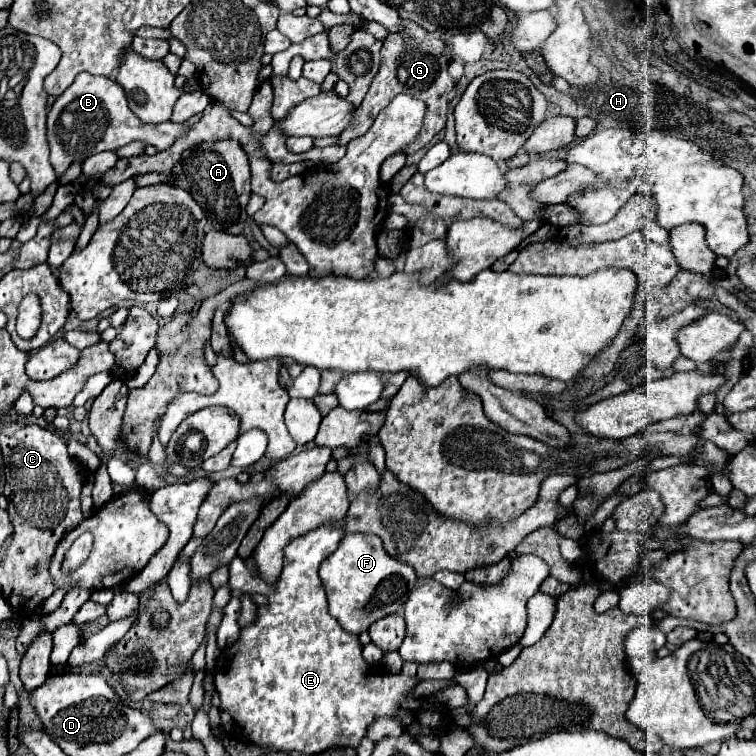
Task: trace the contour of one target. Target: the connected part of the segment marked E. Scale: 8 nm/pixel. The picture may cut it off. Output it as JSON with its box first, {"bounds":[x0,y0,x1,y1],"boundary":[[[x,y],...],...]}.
{"bounds":[214,521,442,755],"boundary":[[[338,521],[338,523],[328,523],[328,525],[324,525],[324,527],[318,527],[318,529],[310,531],[310,533],[306,533],[306,535],[300,535],[298,539],[292,539],[292,541],[288,543],[288,547],[284,549],[284,571],[282,571],[278,583],[272,585],[272,587],[268,587],[262,579],[254,577],[254,575],[250,573],[248,565],[246,565],[240,557],[234,557],[234,561],[230,563],[230,581],[228,581],[230,587],[236,587],[236,589],[242,589],[242,591],[250,591],[250,593],[262,593],[262,595],[266,595],[268,601],[270,601],[266,607],[258,607],[258,619],[256,619],[250,627],[244,627],[244,629],[240,631],[240,639],[238,639],[230,649],[224,651],[224,655],[222,655],[222,657],[218,659],[218,663],[216,663],[216,673],[214,673],[214,675],[216,675],[216,677],[214,677],[214,687],[216,687],[218,695],[220,695],[220,717],[222,717],[222,727],[230,727],[230,725],[232,725],[234,731],[236,731],[236,727],[238,727],[240,733],[242,733],[246,739],[250,739],[254,745],[260,745],[260,747],[274,747],[274,749],[280,749],[280,751],[287,753],[296,751],[296,753],[304,753],[304,755],[318,755],[318,753],[322,753],[322,751],[326,751],[326,749],[330,749],[330,747],[358,747],[360,741],[364,739],[364,735],[366,735],[370,723],[372,723],[374,719],[378,719],[378,717],[396,717],[396,719],[400,721],[402,729],[404,729],[408,735],[412,735],[412,737],[416,737],[416,735],[420,735],[420,737],[424,737],[424,735],[440,735],[440,729],[442,729],[442,707],[440,707],[434,699],[424,699],[424,703],[422,703],[420,699],[414,697],[414,687],[420,683],[420,679],[418,679],[418,677],[406,677],[406,675],[402,675],[402,673],[400,673],[400,675],[390,675],[390,673],[370,671],[368,663],[366,663],[364,657],[362,657],[362,645],[360,645],[358,635],[346,633],[346,631],[340,627],[340,623],[328,613],[328,601],[326,601],[326,593],[324,593],[322,581],[320,581],[320,577],[318,577],[318,569],[320,569],[320,563],[322,563],[328,555],[332,555],[332,553],[336,551],[336,547],[338,547],[338,543],[342,541],[344,533],[346,533],[346,531],[344,531],[344,521]]]}

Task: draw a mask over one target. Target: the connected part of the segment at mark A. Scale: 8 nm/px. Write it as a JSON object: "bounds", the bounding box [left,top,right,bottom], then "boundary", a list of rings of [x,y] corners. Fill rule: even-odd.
{"bounds":[138,139,252,235],"boundary":[[[234,139],[204,141],[192,149],[186,149],[170,173],[146,173],[138,177],[140,187],[150,183],[174,183],[176,187],[186,189],[204,209],[214,229],[226,231],[230,235],[240,235],[244,231],[248,219],[246,203],[252,191],[250,191],[248,157],[238,141]]]}

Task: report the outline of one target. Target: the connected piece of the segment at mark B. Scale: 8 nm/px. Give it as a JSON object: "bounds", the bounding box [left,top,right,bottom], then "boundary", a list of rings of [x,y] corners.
{"bounds":[48,73,188,179],"boundary":[[[80,73],[74,83],[54,101],[48,111],[48,143],[50,143],[50,163],[60,179],[72,163],[82,163],[86,157],[100,151],[116,151],[132,141],[142,141],[156,147],[158,151],[168,149],[176,137],[186,133],[188,127],[182,123],[160,123],[142,125],[126,103],[124,89],[102,75]]]}

